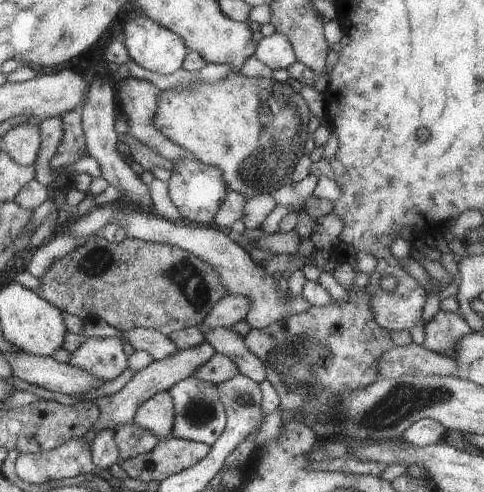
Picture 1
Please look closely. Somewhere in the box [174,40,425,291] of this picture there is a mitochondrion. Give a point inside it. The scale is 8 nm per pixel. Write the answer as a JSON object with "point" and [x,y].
{"point":[278,131]}

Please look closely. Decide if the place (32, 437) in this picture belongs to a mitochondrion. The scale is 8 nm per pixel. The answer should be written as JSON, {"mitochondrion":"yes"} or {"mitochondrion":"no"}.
{"mitochondrion":"yes"}

